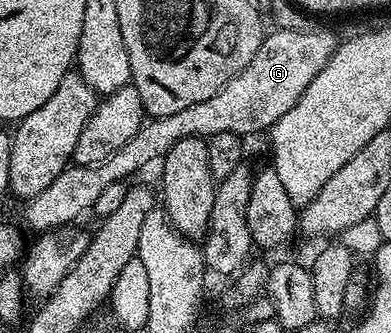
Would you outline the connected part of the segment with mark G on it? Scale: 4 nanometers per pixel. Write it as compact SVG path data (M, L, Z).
M319 28L310 30L273 29L271 32L265 33L258 52L254 52L254 60L250 60L250 64L246 64L246 68L242 68L242 72L238 72L238 76L234 76L218 92L214 92L214 96L210 96L210 100L202 100L202 104L182 108L182 112L174 112L174 116L162 116L145 121L140 130L134 132L134 136L130 136L130 140L126 140L126 144L122 144L122 148L118 148L118 152L114 152L114 156L102 160L102 164L94 164L93 166L70 164L43 192L38 192L38 196L27 199L23 203L25 224L30 229L36 230L32 232L47 232L75 223L72 222L75 218L82 217L84 213L87 215L91 211L94 200L98 200L98 196L102 193L102 188L110 188L110 184L128 180L131 174L138 173L143 166L150 165L155 158L156 161L163 159L164 154L170 152L170 148L174 148L174 144L178 144L178 140L195 137L207 140L213 138L218 132L234 132L241 136L249 136L248 134L256 134L259 130L271 131L272 125L282 116L286 116L286 112L290 112L290 108L294 108L294 104L298 104L298 100L304 95L306 88L310 88L314 76L318 76L318 72L322 72L322 68L326 68L330 56L334 56L337 45L338 38L335 38L330 31L319 30Z

